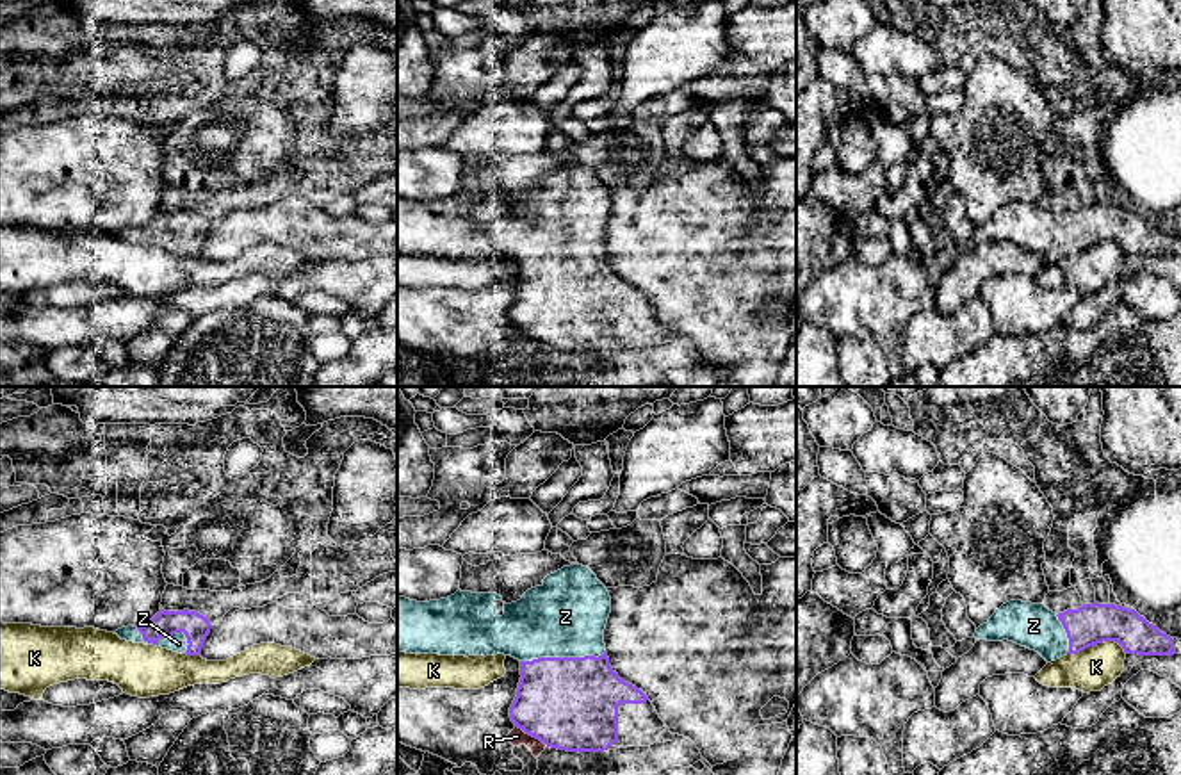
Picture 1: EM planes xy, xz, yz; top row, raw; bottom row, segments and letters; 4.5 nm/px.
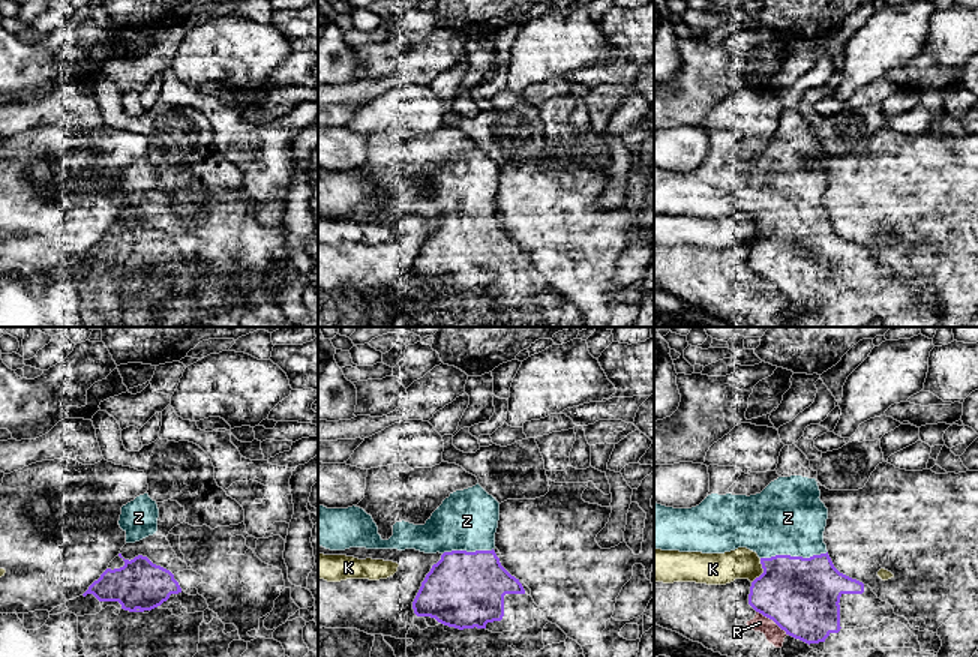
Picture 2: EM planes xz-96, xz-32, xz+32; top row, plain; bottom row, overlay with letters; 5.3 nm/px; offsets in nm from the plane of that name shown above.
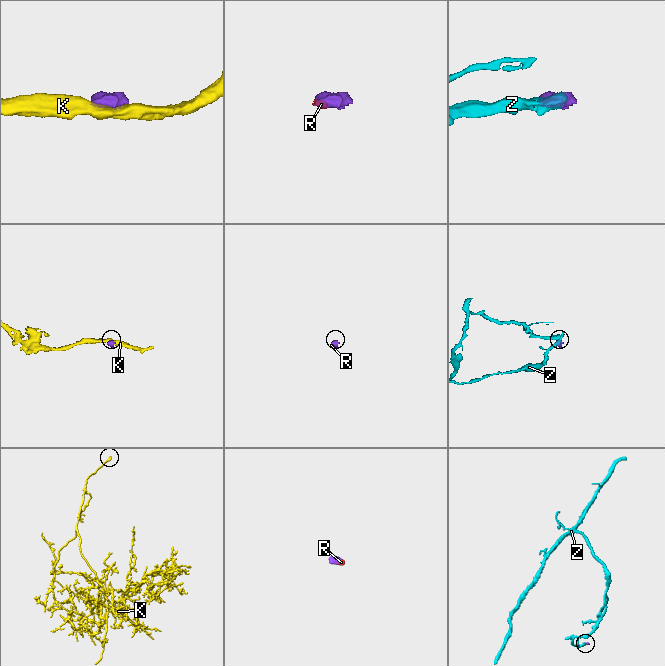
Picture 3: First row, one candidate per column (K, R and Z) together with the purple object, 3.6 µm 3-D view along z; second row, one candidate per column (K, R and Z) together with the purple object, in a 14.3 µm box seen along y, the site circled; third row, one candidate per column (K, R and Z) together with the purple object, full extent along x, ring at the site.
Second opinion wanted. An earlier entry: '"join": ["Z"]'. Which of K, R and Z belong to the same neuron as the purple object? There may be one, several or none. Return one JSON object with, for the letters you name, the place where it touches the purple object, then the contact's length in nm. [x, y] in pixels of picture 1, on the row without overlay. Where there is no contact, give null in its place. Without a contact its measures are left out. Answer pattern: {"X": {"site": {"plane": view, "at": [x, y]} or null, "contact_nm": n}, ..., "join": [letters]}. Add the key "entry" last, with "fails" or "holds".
{"Z": {"site": {"plane": "xz", "at": [561, 259]}, "contact_nm": 380}, "join": ["Z"], "entry": "holds"}

